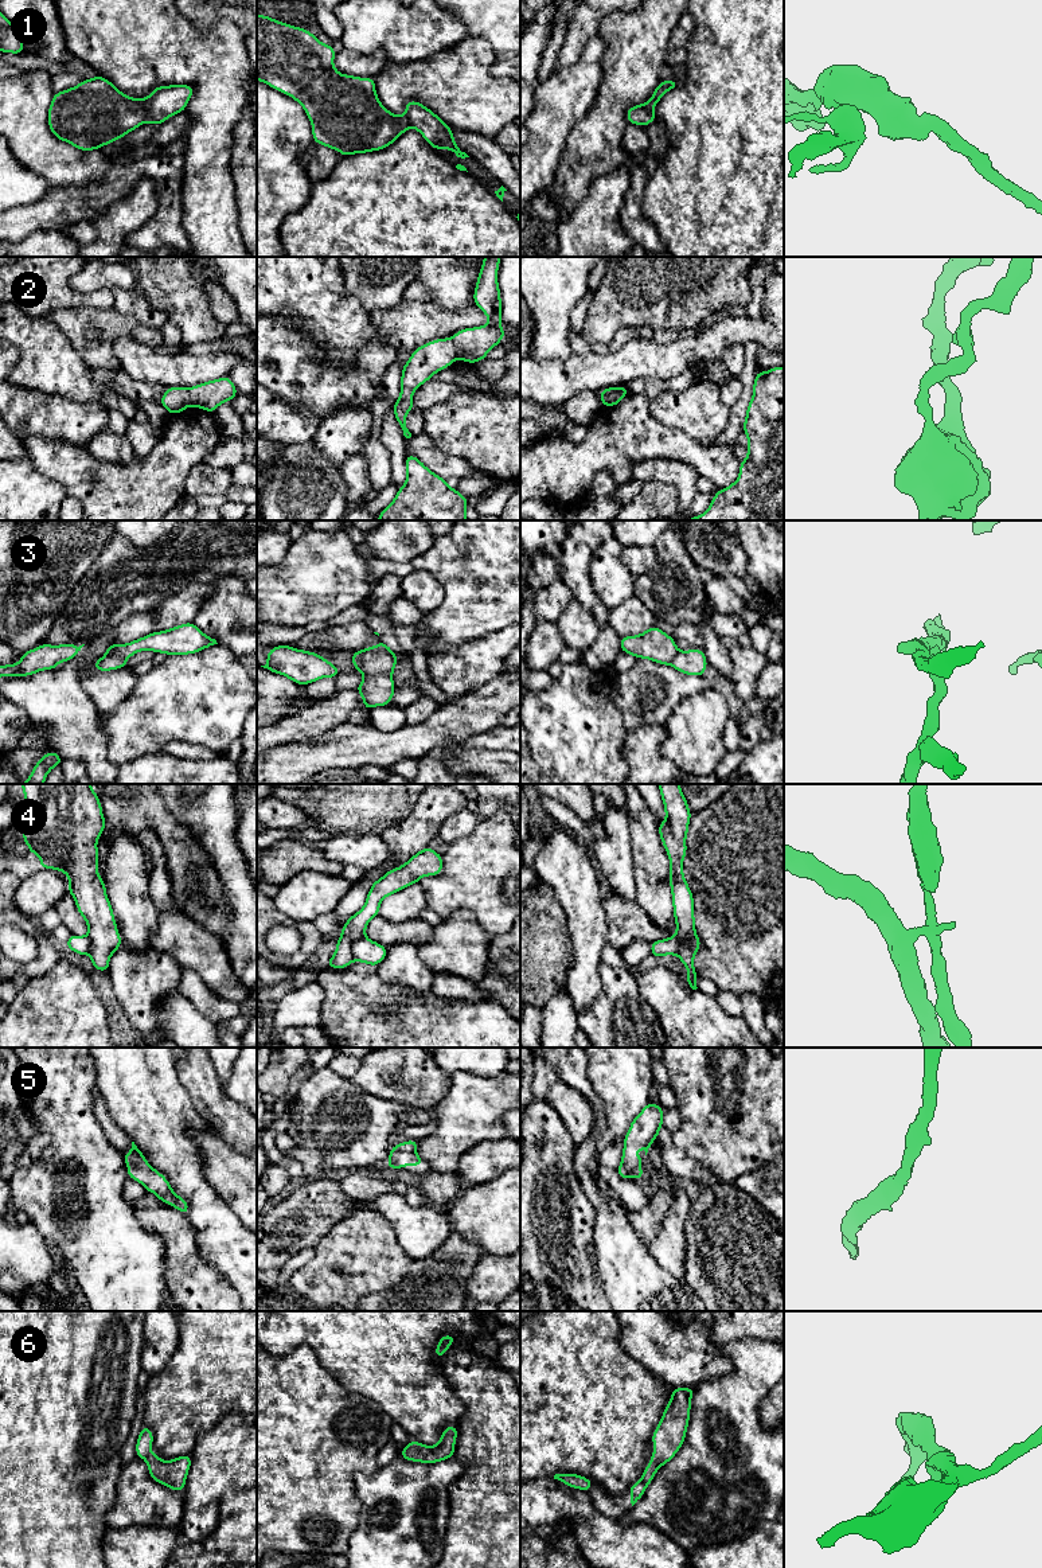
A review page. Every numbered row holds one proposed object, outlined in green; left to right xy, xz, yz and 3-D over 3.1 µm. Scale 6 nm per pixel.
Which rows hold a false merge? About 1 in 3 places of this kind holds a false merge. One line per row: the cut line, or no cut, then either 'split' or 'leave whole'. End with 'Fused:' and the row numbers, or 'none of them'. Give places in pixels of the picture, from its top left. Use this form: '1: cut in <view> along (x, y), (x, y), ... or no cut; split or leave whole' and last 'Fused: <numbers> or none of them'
1: no cut; leave whole
2: cut in xz along (452, 338), (457, 357); split
3: cut in xz along (365, 674), (385, 674), (390, 678); split
4: cut in xz along (365, 935), (352, 944), (354, 959); split
5: no cut; leave whole
6: no cut; leave whole
Fused: 2, 3, 4

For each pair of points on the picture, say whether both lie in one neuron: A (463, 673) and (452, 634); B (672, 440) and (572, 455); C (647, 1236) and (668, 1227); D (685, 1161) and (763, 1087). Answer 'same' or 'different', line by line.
A: different
B: same
C: different
D: different

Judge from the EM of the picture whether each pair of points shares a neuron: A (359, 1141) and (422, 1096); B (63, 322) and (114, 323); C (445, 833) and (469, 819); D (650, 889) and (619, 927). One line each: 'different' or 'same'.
A: different
B: same
C: same
D: different

